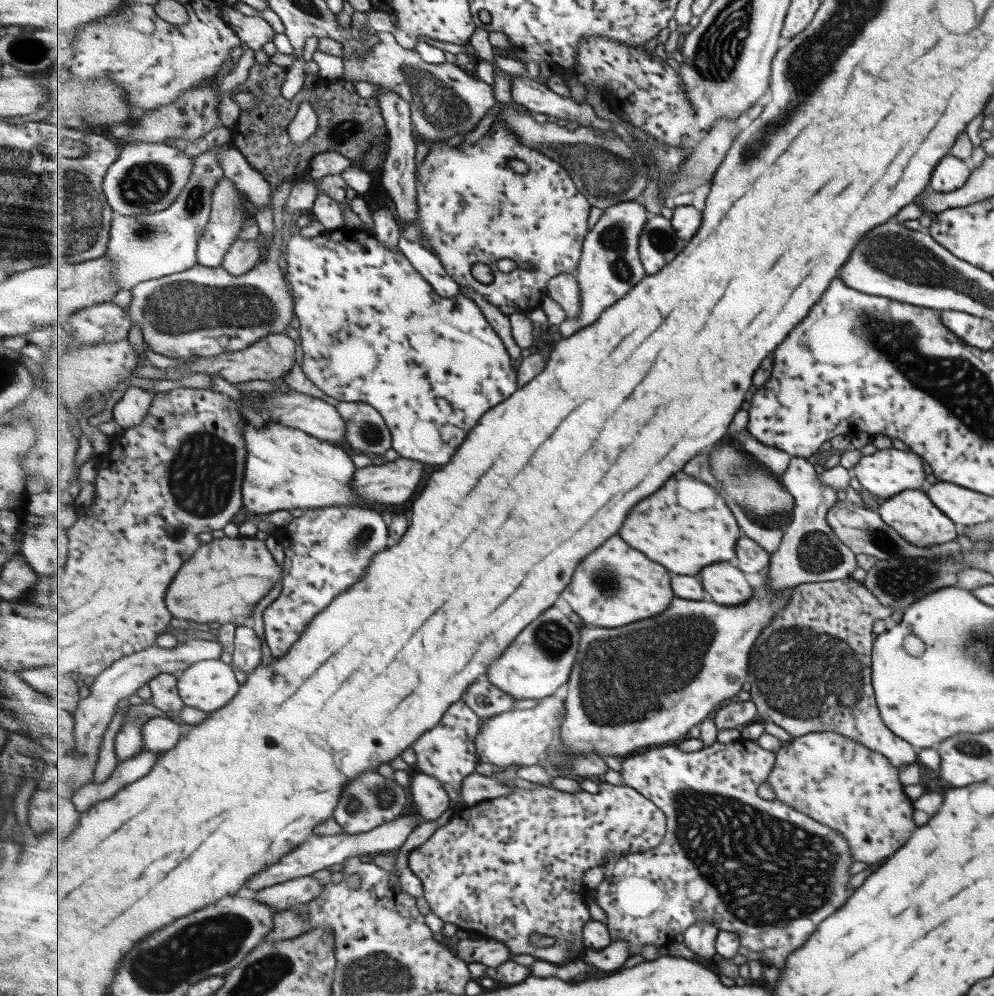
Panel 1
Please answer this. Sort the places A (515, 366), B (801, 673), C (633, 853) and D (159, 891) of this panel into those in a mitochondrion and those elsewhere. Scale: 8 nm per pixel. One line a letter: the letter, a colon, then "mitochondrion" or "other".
A: other
B: mitochondrion
C: other
D: other

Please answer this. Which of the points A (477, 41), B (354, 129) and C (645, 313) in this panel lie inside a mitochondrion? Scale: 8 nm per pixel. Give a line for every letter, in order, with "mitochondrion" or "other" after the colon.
A: other
B: mitochondrion
C: other

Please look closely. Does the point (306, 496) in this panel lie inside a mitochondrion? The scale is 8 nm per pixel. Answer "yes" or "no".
no

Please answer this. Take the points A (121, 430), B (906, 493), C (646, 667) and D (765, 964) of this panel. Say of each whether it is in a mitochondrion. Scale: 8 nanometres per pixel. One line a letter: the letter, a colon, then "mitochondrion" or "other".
A: other
B: other
C: mitochondrion
D: other

